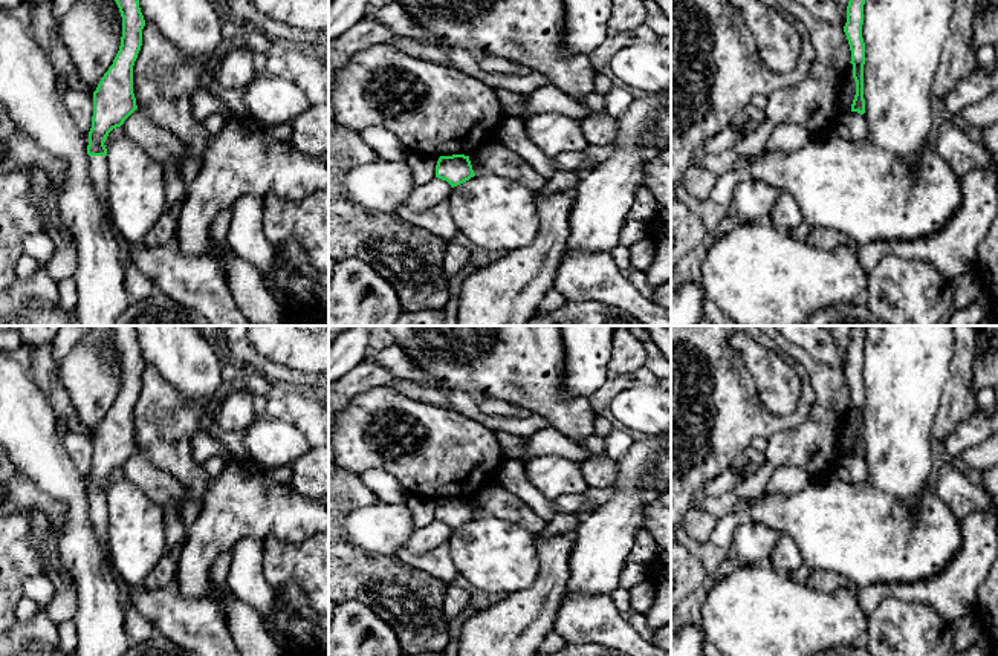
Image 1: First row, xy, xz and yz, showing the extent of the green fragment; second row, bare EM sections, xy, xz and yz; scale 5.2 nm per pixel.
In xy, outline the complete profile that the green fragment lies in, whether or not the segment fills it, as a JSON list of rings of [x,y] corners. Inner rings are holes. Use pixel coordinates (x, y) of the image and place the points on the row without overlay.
[[[110,326],[110,329],[113,332],[113,339],[119,350],[121,359],[122,359],[122,379],[121,379],[121,388],[113,402],[113,407],[104,416],[96,433],[93,434],[93,459],[92,459],[92,471],[89,474],[87,497],[89,497],[90,518],[92,518],[98,541],[104,549],[104,560],[107,566],[112,569],[116,578],[116,583],[119,586],[119,590],[121,590],[121,609],[124,612],[125,635],[130,644],[141,644],[150,639],[156,632],[154,632],[153,624],[142,615],[142,612],[139,612],[133,606],[130,599],[130,587],[121,580],[119,573],[112,566],[112,560],[109,555],[109,546],[107,546],[109,508],[107,508],[107,491],[104,485],[109,476],[113,471],[121,469],[124,463],[138,451],[136,440],[133,436],[133,408],[134,408],[134,404],[142,388],[142,372],[145,369],[145,362],[139,350],[136,326]]]

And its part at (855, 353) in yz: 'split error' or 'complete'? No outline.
complete

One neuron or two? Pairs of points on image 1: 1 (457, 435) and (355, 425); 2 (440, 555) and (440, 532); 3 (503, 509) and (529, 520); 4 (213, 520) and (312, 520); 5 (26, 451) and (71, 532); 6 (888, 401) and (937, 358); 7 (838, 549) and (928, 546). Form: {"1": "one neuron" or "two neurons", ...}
{"1": "one neuron", "2": "two neurons", "3": "one neuron", "4": "one neuron", "5": "one neuron", "6": "one neuron", "7": "one neuron"}

